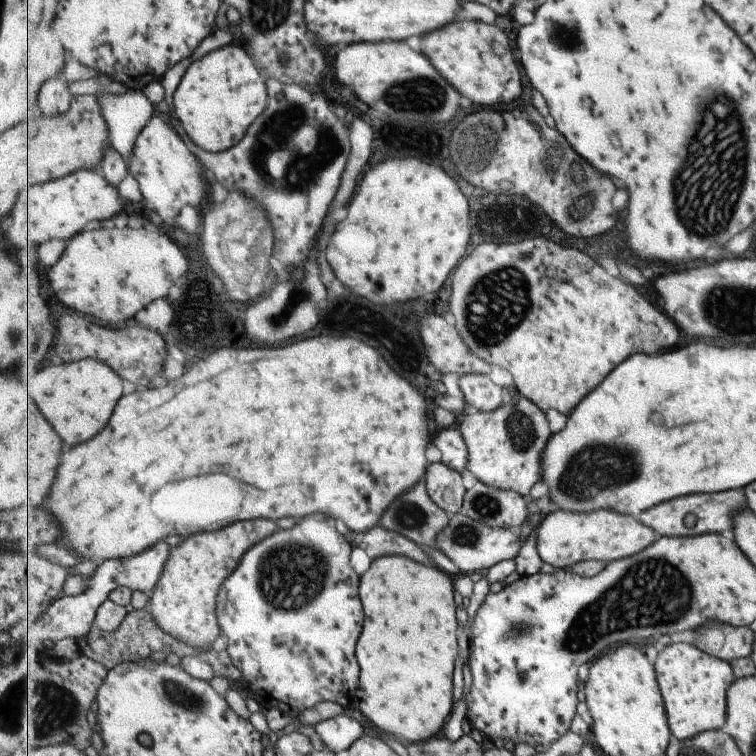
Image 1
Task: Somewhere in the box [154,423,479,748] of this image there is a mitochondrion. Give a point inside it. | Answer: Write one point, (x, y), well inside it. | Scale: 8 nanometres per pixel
(292, 569)

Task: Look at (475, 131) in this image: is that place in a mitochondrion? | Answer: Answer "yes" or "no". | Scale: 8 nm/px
yes

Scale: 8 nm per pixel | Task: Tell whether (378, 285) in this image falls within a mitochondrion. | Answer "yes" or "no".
no

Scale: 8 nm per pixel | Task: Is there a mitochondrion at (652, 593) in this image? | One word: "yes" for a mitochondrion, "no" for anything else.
yes

